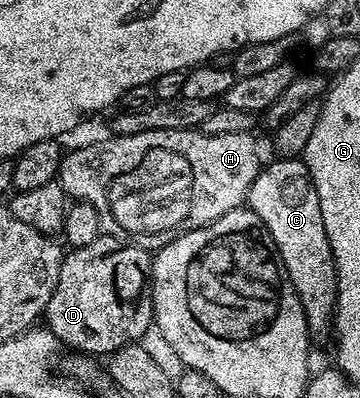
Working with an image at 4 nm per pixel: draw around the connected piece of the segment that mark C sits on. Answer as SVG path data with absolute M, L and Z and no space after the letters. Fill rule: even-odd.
M278 157L277 162L266 165L257 174L257 179L251 184L247 199L248 209L253 210L263 220L267 232L275 240L281 263L285 265L287 276L295 288L309 325L310 335L330 333L335 317L335 303L337 301L337 269L333 253L327 240L327 232L323 224L323 212L319 208L319 196L309 169L305 167L301 158Z

